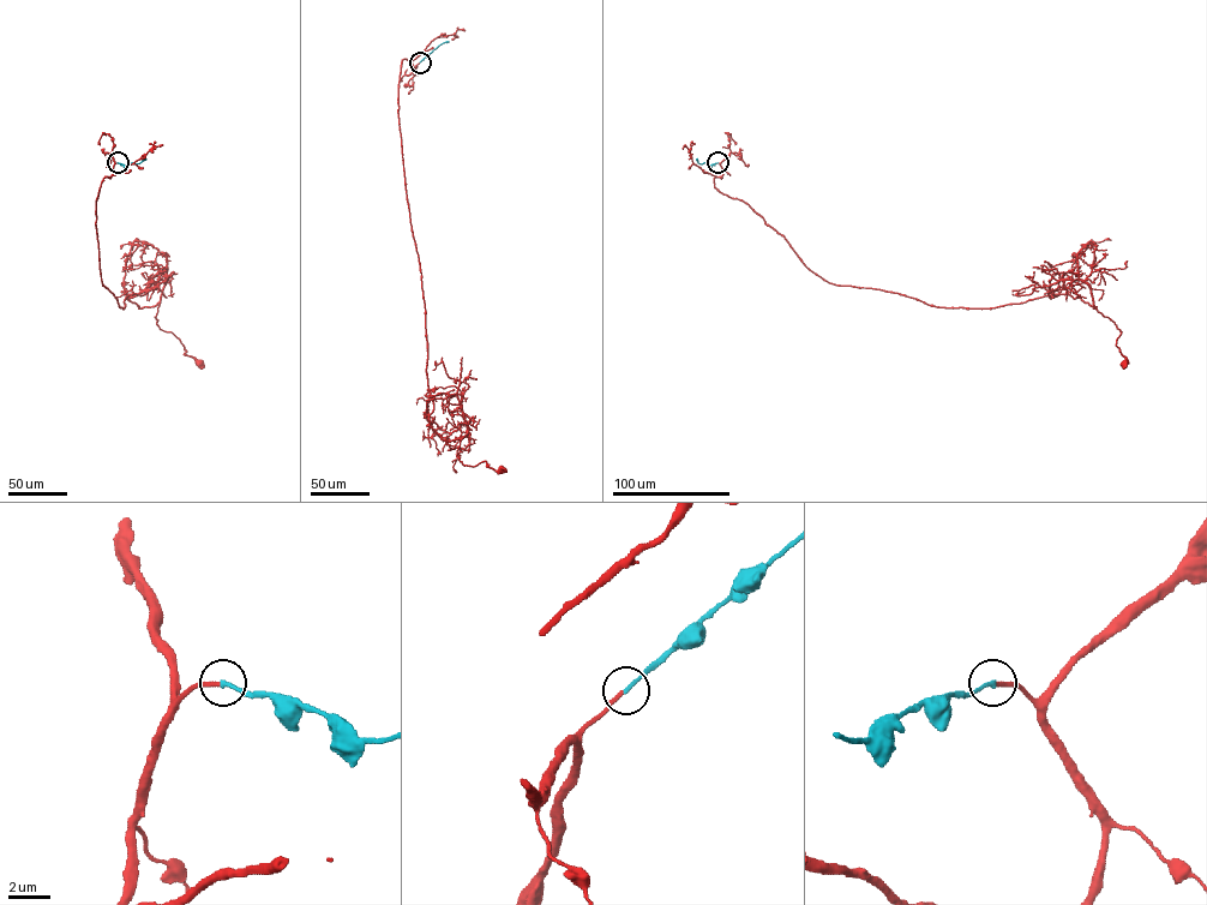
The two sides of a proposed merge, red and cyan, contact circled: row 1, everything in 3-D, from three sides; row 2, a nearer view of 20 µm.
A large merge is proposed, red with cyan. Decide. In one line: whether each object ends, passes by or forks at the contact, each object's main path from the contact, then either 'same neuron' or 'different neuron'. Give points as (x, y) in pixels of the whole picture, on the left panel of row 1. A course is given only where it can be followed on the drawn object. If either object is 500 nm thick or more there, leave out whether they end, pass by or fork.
red ends; cyan ends; course red (116, 162), (96, 199), (102, 285), (120, 307), (130, 294), (139, 309), (160, 303), (156, 324), (200, 361); course cyan (118, 162), (128, 166), (146, 159); same neuron

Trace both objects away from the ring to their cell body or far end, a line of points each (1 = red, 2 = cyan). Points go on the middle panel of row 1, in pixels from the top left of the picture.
1: (419, 63), (402, 61), (397, 113), (425, 309), (428, 425), (442, 438), (462, 438), (463, 465), (503, 469)
2: (420, 63), (449, 41)

